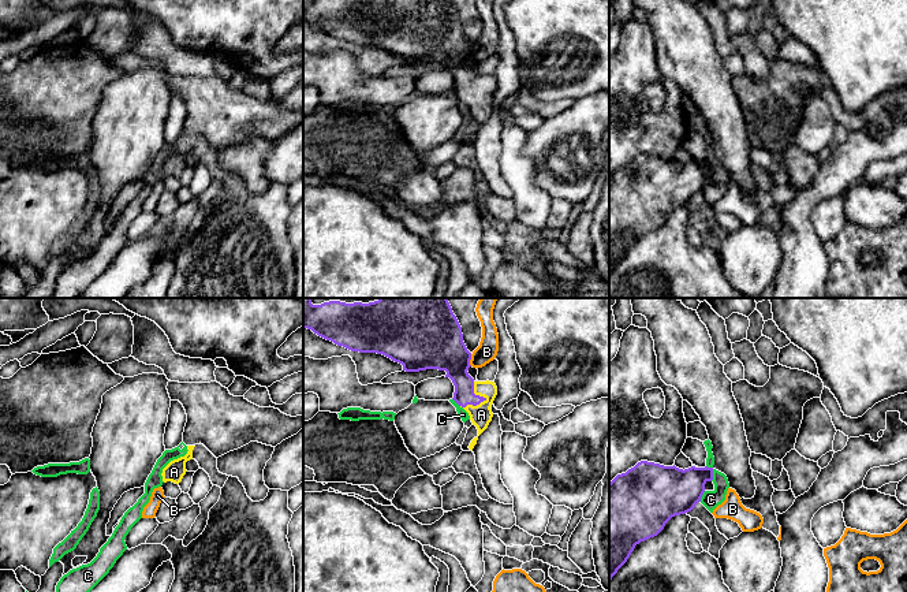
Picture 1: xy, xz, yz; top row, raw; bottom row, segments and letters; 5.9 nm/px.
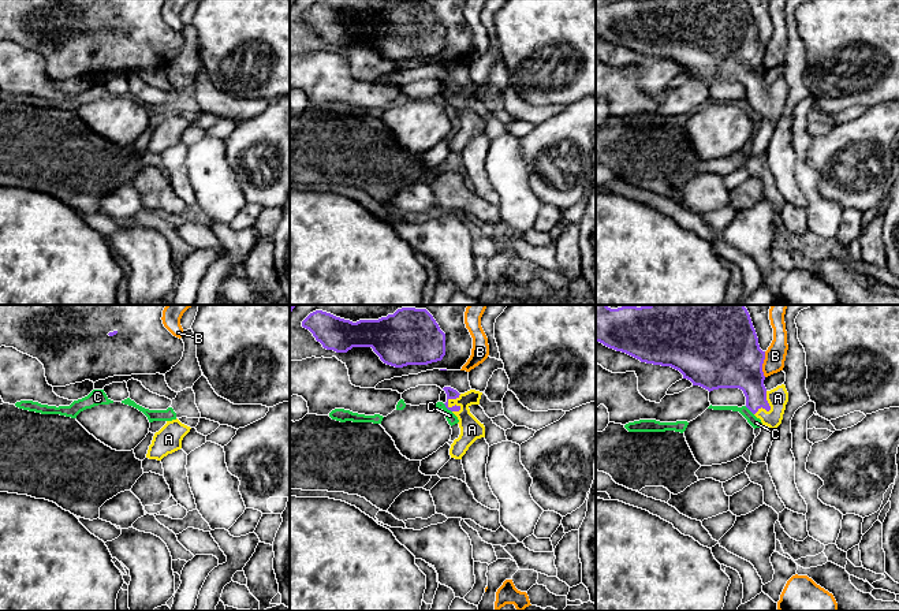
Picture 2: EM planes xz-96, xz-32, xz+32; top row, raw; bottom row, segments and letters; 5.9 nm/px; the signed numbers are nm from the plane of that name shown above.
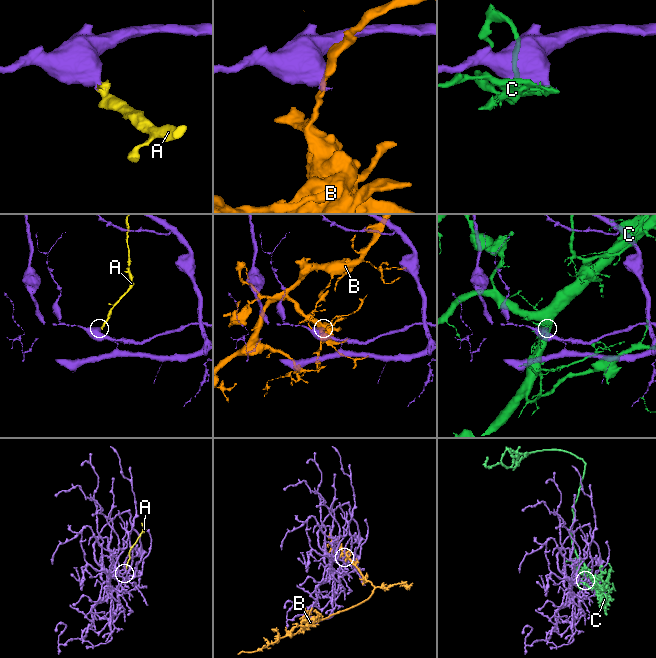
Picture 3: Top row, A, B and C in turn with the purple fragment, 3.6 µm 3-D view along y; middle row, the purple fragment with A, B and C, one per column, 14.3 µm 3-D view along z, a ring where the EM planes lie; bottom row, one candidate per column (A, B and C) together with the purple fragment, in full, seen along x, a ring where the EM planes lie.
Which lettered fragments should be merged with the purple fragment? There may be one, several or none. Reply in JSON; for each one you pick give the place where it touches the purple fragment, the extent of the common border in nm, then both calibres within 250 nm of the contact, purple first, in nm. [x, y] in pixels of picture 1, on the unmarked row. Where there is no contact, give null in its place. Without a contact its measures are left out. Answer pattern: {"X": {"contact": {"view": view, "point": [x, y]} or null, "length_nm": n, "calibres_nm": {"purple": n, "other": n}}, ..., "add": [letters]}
{"A": {"contact": {"view": "xz", "point": [482, 95]}, "length_nm": 170, "calibres_nm": {"purple": 130, "other": 130}}, "add": ["A"]}

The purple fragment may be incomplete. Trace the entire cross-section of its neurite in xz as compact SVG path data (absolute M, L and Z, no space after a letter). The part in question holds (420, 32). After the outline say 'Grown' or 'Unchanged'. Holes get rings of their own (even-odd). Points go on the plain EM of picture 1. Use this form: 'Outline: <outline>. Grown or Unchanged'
Outline: M303 0L303 22L351 45L382 48L402 57L406 66L445 64L445 71L449 71L455 79L452 93L469 107L473 119L478 123L478 130L492 115L490 101L497 89L497 81L494 75L475 75L469 68L471 46L463 36L462 21L451 0Z. Grown

